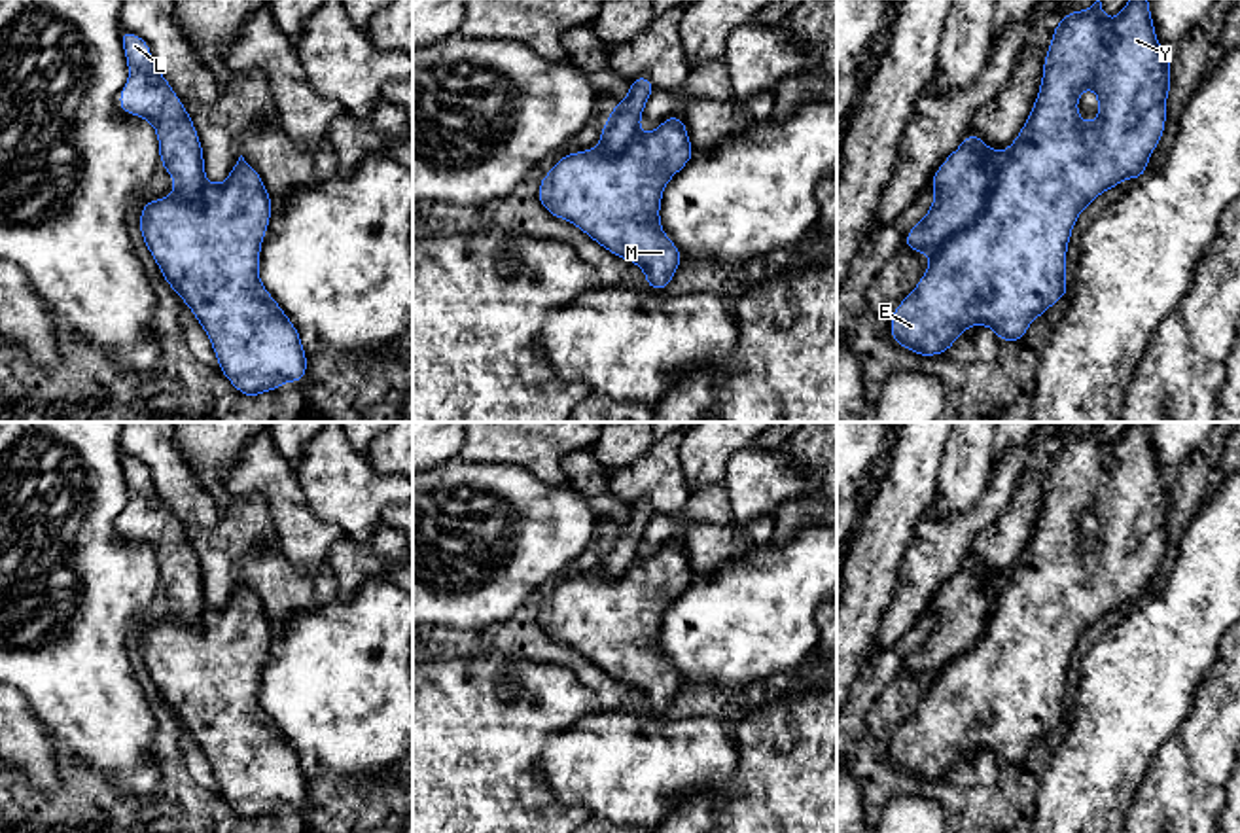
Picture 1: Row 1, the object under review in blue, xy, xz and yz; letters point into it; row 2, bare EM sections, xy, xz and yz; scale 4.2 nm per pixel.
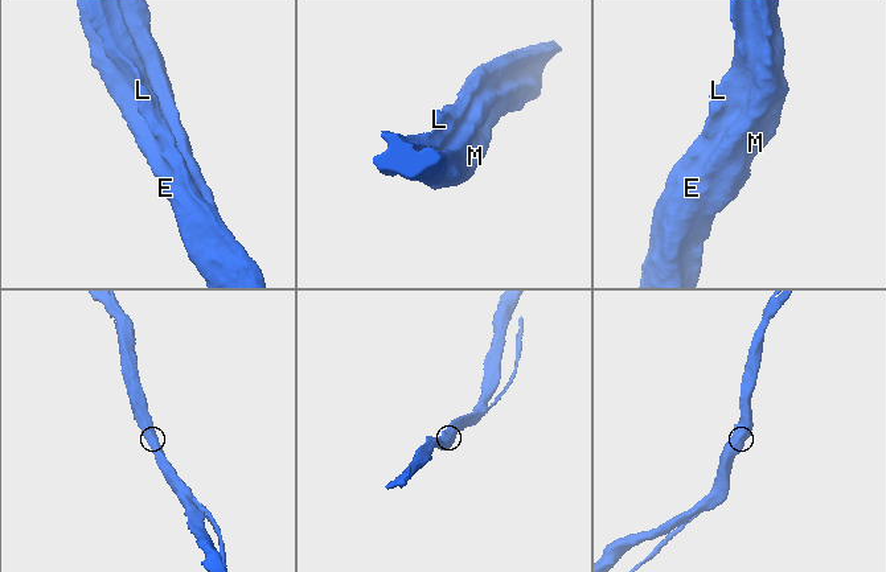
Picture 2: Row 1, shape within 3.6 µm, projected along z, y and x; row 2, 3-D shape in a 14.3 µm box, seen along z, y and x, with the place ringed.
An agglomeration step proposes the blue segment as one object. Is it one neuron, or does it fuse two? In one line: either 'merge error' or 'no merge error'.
merge error

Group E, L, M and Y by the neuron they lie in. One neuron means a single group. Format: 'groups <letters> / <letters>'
groups E M Y / L

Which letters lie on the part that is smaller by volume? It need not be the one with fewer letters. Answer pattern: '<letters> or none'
L

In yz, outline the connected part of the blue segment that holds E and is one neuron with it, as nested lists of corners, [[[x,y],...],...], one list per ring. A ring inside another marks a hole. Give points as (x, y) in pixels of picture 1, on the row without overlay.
[[[1100,422],[1087,434],[1064,437],[1060,449],[1053,452],[1034,532],[1007,572],[981,636],[931,678],[926,699],[890,742],[892,763],[903,774],[914,774],[922,784],[950,774],[969,750],[992,752],[1000,767],[1022,765],[1028,750],[1068,719],[1066,674],[1079,638],[1104,615],[1128,602],[1140,604],[1147,596],[1147,585],[1164,560],[1170,509],[1170,477],[1155,460],[1147,422],[1130,422],[1111,445]],[[1087,511],[1098,519],[1094,547],[1083,545],[1077,538],[1079,519]]]

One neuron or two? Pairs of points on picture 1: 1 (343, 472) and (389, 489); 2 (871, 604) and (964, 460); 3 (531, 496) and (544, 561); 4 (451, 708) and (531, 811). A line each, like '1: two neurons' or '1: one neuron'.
1: one neuron
2: two neurons
3: one neuron
4: one neuron

